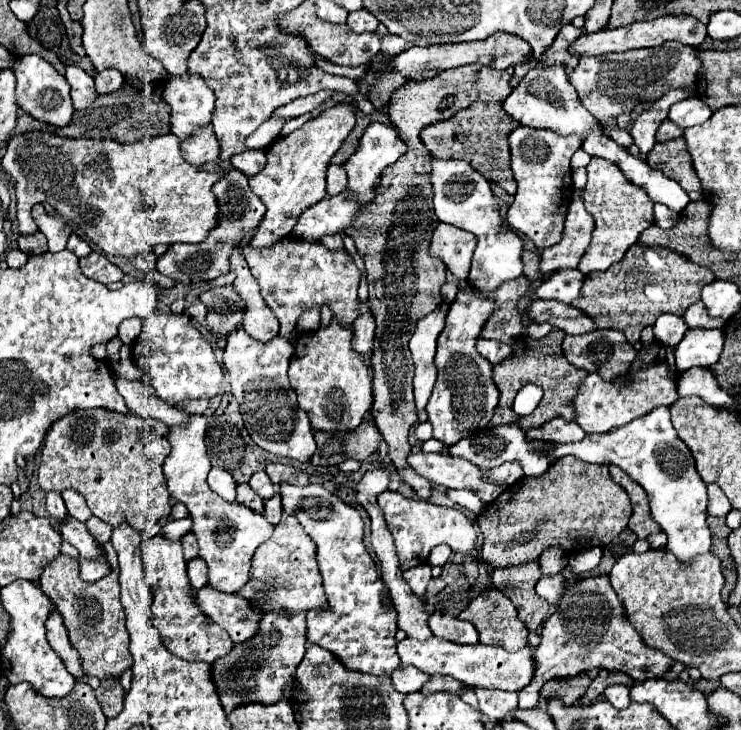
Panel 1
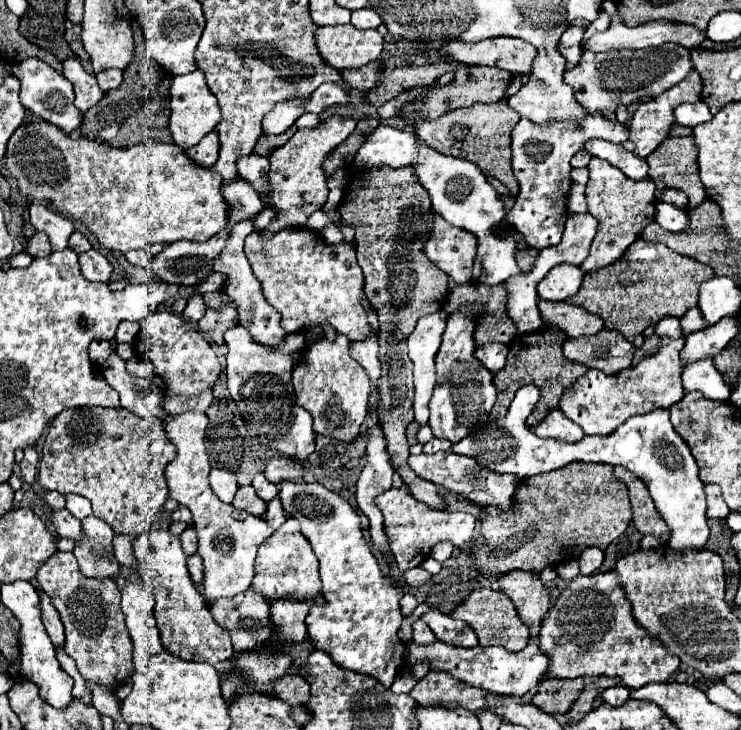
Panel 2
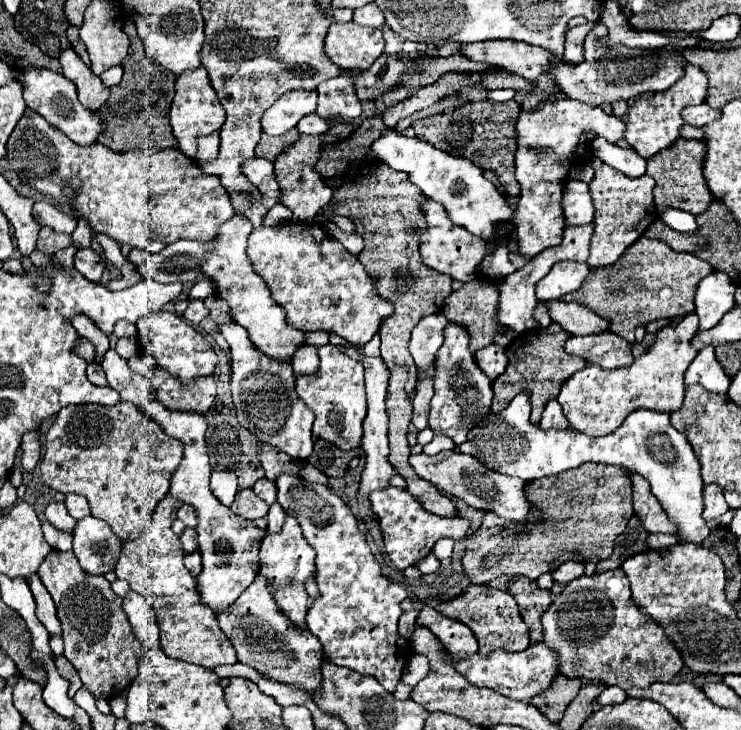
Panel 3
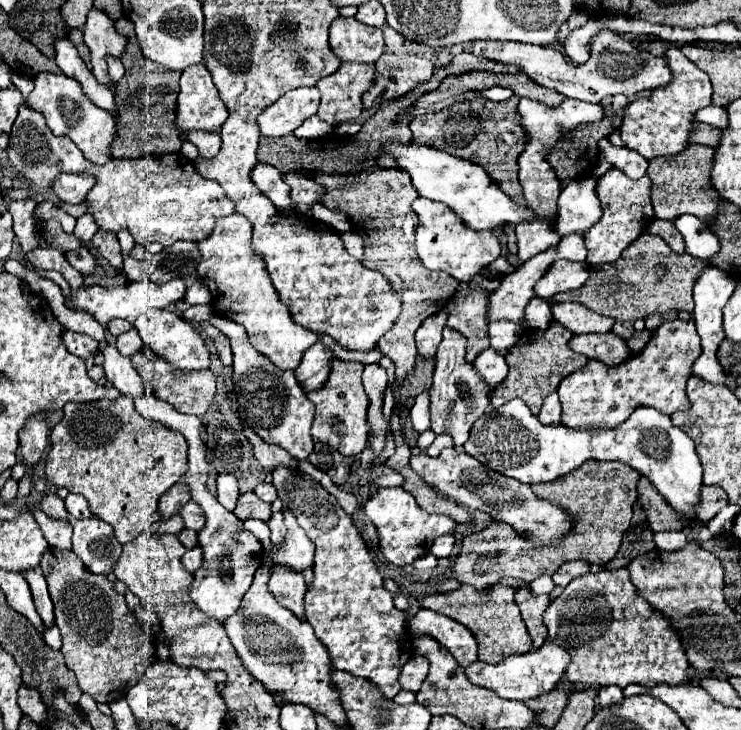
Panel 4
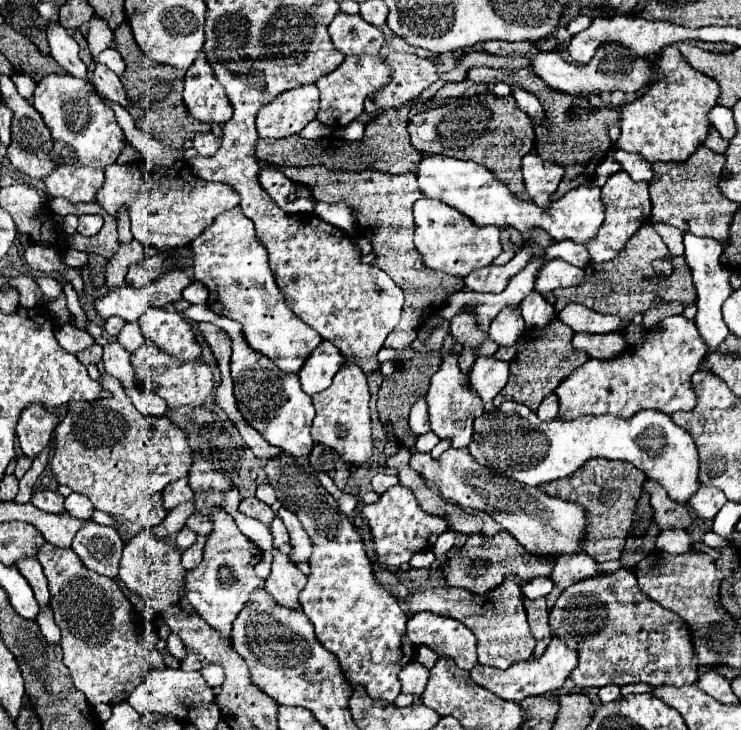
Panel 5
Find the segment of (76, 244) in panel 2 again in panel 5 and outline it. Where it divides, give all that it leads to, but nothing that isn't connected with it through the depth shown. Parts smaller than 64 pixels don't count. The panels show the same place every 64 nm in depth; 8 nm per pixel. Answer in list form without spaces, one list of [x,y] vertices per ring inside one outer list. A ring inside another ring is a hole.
[[[92,214],[80,216],[80,218],[78,218],[78,232],[80,232],[82,236],[94,236],[94,234],[100,232],[102,224],[104,224],[102,216],[92,216]]]

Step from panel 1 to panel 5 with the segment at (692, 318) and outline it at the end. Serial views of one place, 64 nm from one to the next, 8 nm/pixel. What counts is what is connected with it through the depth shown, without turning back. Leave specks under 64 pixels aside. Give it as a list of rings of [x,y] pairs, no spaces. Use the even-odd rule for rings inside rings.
[[[670,316],[648,330],[642,346],[630,348],[614,362],[592,360],[576,368],[558,388],[560,420],[582,416],[616,416],[630,418],[640,410],[660,410],[674,414],[678,410],[692,410],[696,396],[690,388],[690,376],[698,370],[706,346],[696,330],[696,324],[684,316]]]

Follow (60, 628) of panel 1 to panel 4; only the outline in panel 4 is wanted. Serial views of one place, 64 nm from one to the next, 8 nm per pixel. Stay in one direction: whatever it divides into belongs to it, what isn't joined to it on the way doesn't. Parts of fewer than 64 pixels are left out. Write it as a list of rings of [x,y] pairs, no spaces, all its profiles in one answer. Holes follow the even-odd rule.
[[[40,566],[36,570],[24,572],[24,578],[26,578],[26,582],[28,582],[30,590],[32,590],[32,596],[34,596],[34,602],[36,602],[36,610],[38,610],[44,626],[52,628],[54,626],[54,604],[50,600],[50,594],[48,594],[48,588],[46,588],[46,582],[44,582]]]

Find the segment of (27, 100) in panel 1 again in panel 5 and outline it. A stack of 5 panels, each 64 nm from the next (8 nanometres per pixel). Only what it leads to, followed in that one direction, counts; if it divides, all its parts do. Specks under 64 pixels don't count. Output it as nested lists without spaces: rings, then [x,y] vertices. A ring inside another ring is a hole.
[[[44,76],[36,86],[32,96],[32,106],[42,114],[46,126],[52,132],[52,138],[62,144],[70,144],[74,150],[72,160],[60,164],[56,172],[52,172],[44,184],[50,196],[62,196],[72,204],[92,202],[96,190],[104,182],[104,166],[114,164],[120,150],[124,132],[118,126],[114,112],[104,106],[94,90],[94,86],[86,80],[74,76]]]

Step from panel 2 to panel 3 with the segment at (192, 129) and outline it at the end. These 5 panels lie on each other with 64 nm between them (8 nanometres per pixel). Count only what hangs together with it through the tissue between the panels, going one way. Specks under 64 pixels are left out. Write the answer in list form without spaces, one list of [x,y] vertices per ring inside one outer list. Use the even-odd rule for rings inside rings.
[[[200,66],[196,70],[188,70],[188,72],[180,74],[178,80],[176,80],[176,96],[174,96],[172,110],[170,110],[170,124],[172,124],[172,130],[174,130],[174,138],[178,140],[178,148],[186,156],[194,158],[198,138],[220,130],[224,120],[226,120],[226,112],[224,112],[216,92],[210,86],[206,70]]]

